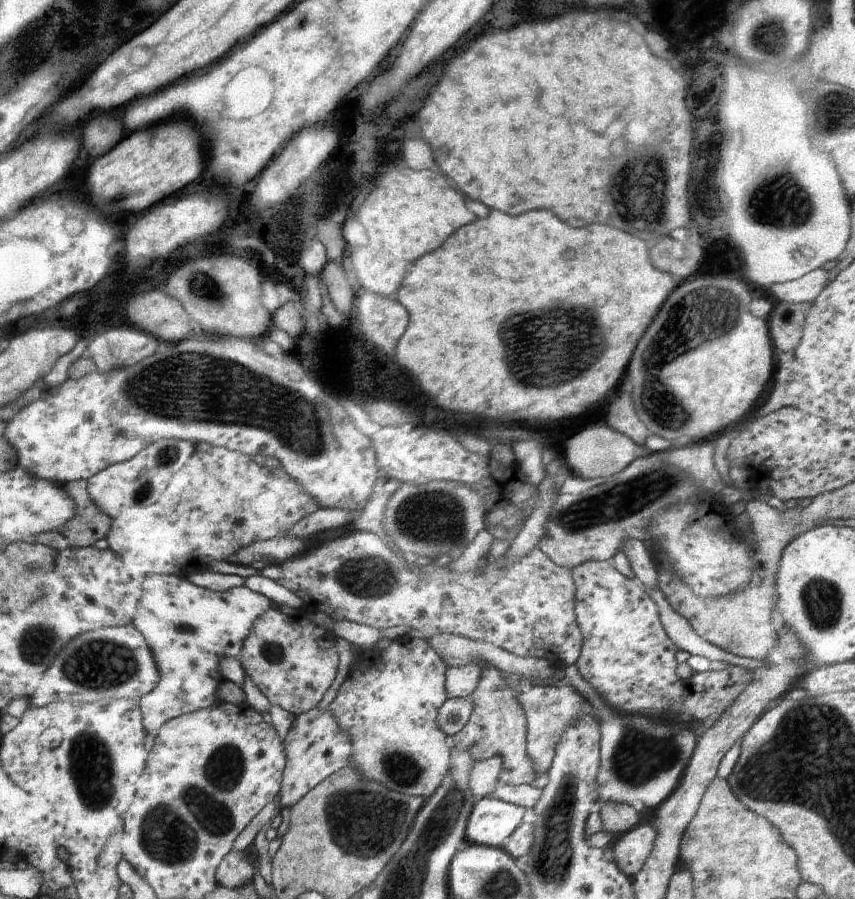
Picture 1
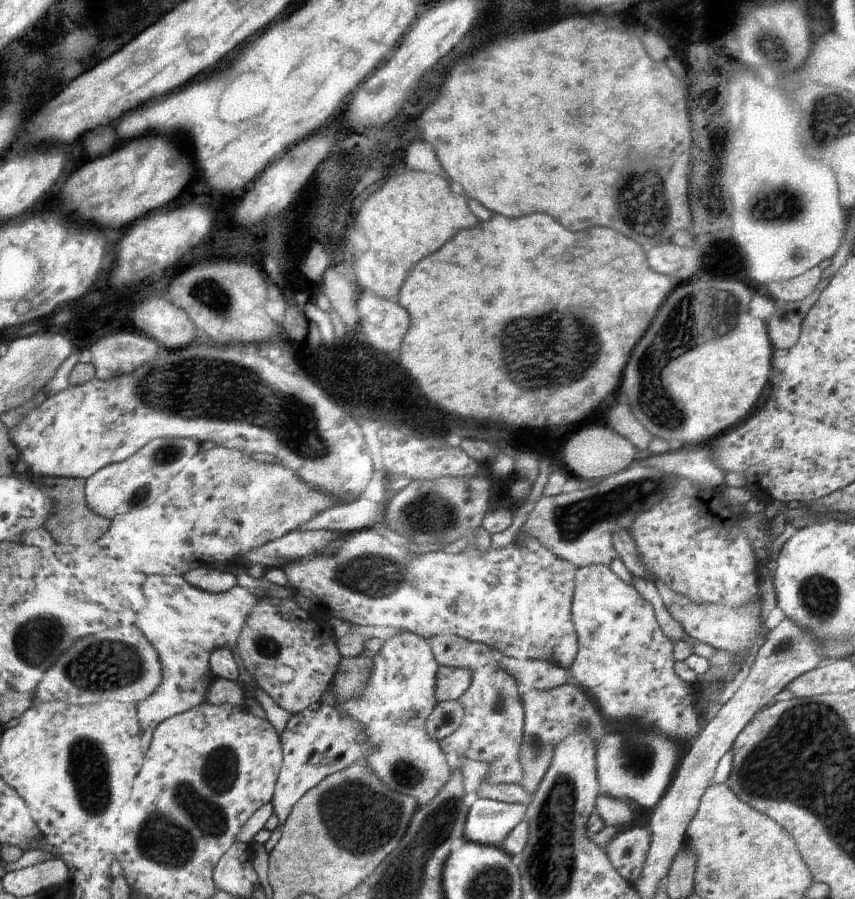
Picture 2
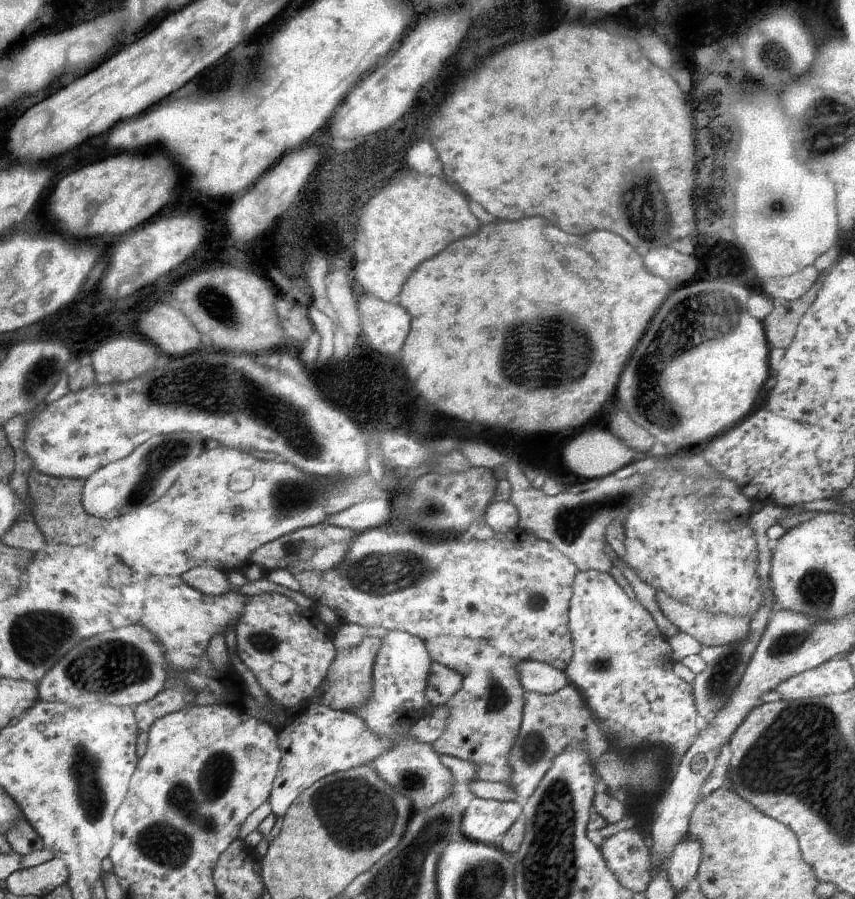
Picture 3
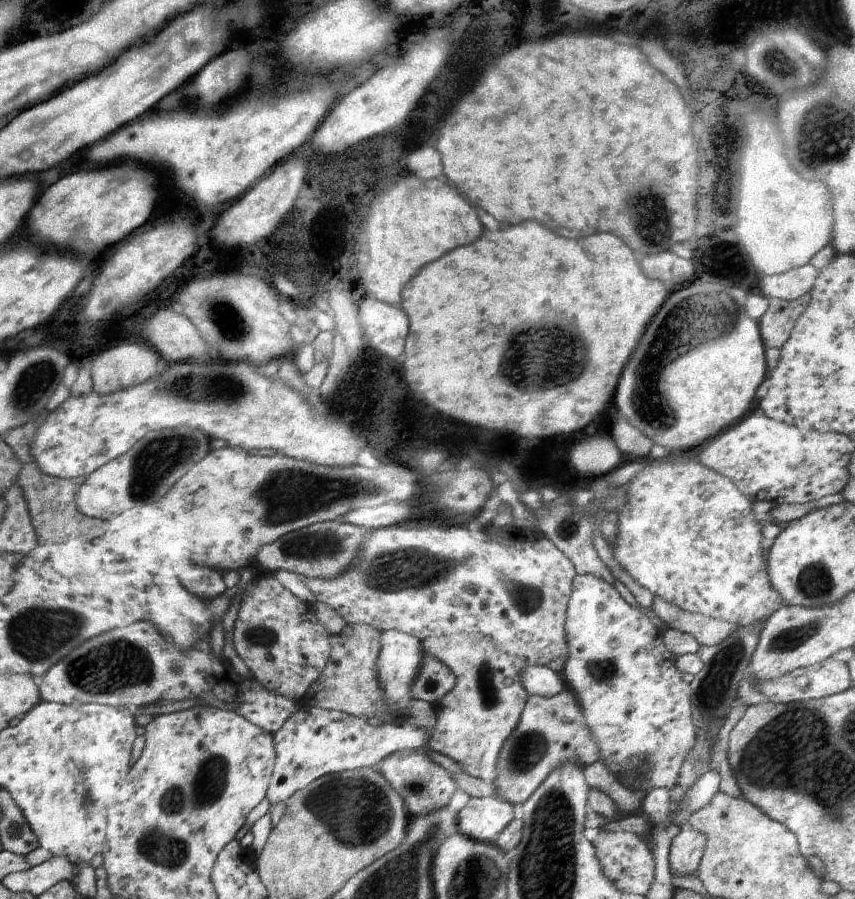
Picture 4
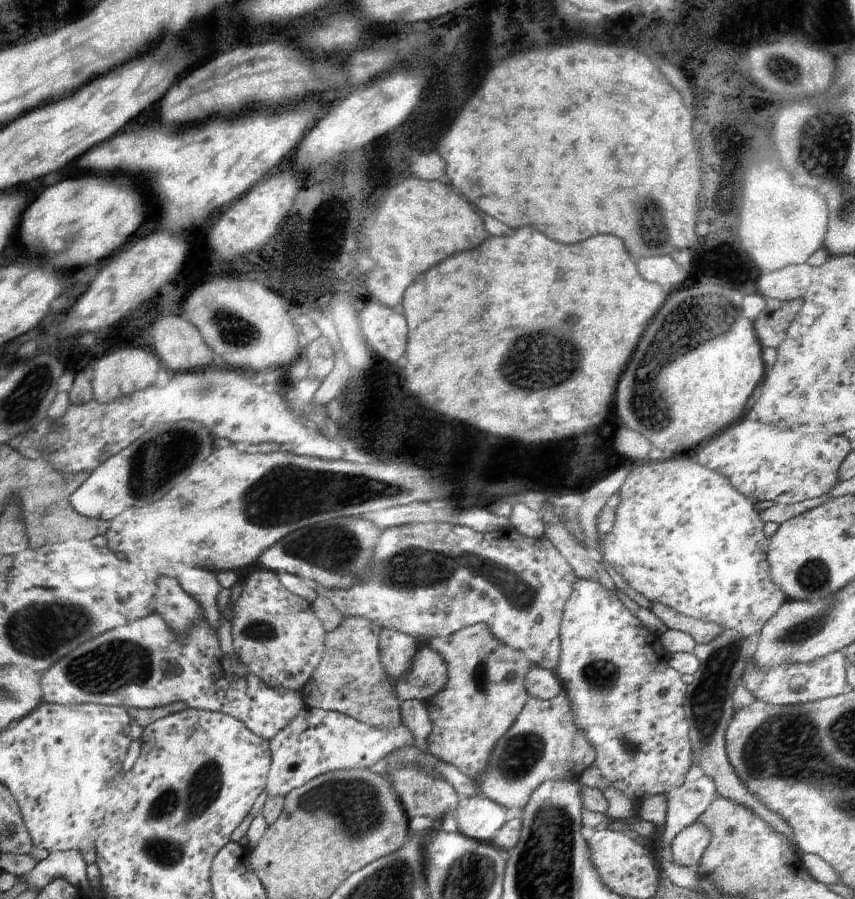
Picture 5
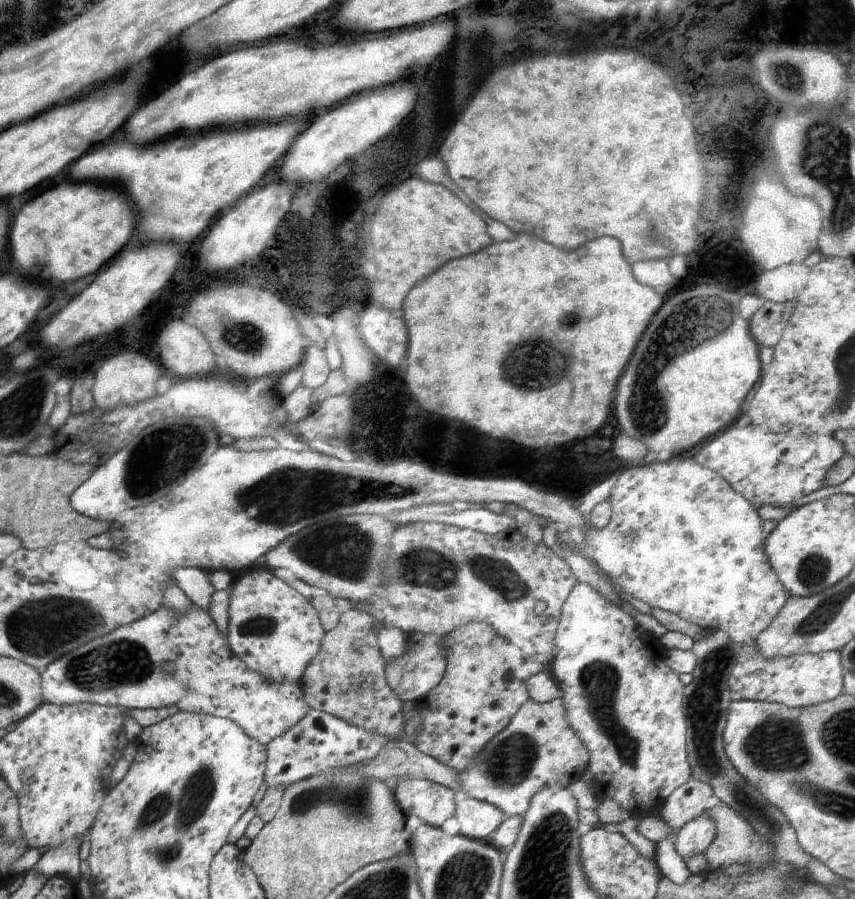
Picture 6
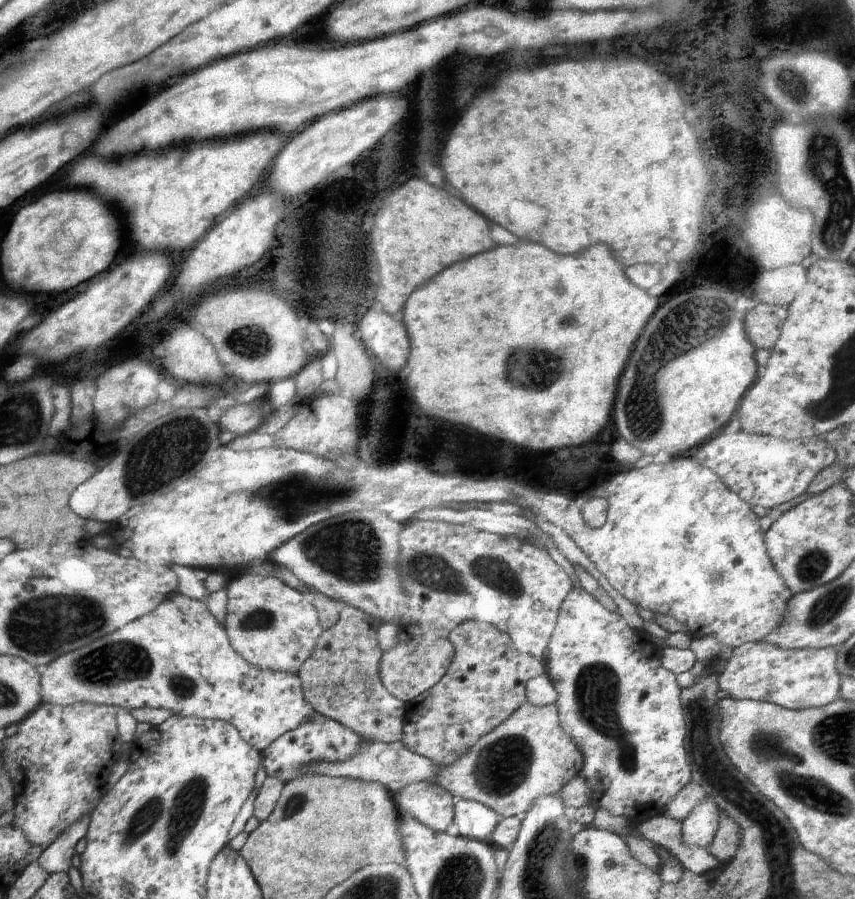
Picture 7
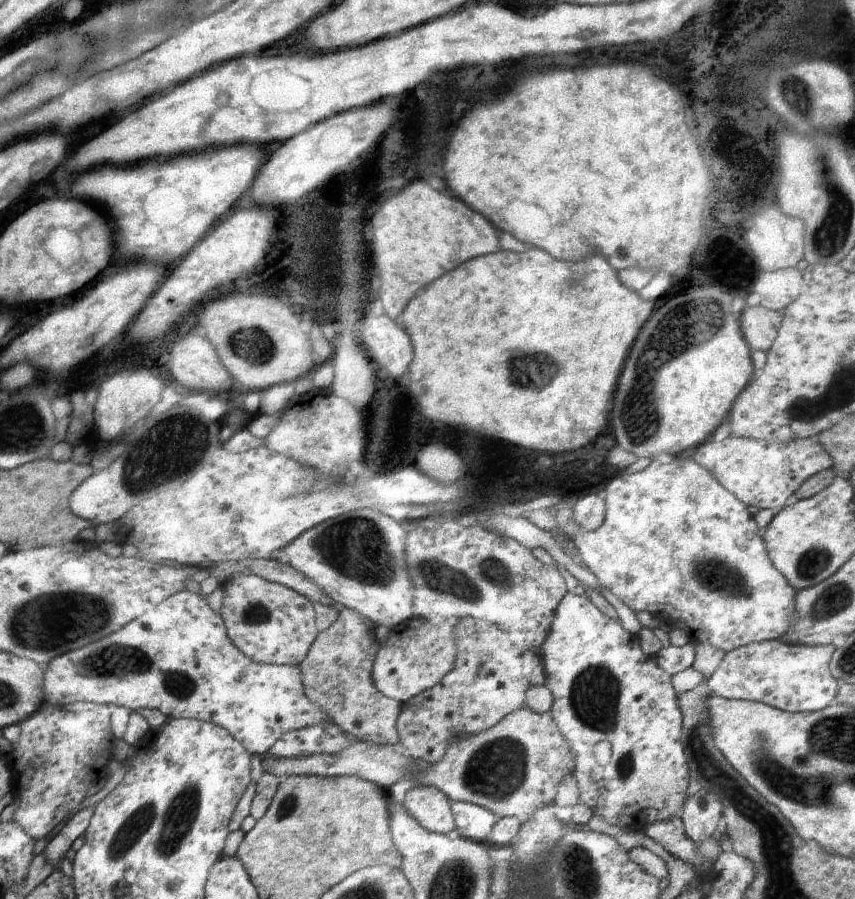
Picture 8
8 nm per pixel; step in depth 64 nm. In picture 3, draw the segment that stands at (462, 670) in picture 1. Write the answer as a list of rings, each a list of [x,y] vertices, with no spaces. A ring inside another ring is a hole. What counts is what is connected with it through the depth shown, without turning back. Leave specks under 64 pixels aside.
[[[432,662],[429,678],[426,680],[425,699],[434,706],[444,705],[448,702],[464,683],[460,673],[439,662]]]

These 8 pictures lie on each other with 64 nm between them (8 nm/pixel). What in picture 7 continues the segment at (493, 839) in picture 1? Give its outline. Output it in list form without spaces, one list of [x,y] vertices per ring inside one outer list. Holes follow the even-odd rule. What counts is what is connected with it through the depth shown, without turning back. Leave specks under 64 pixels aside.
[[[454,797],[454,804],[456,805],[454,822],[463,837],[487,841],[501,820],[499,814],[485,804],[460,797]]]

